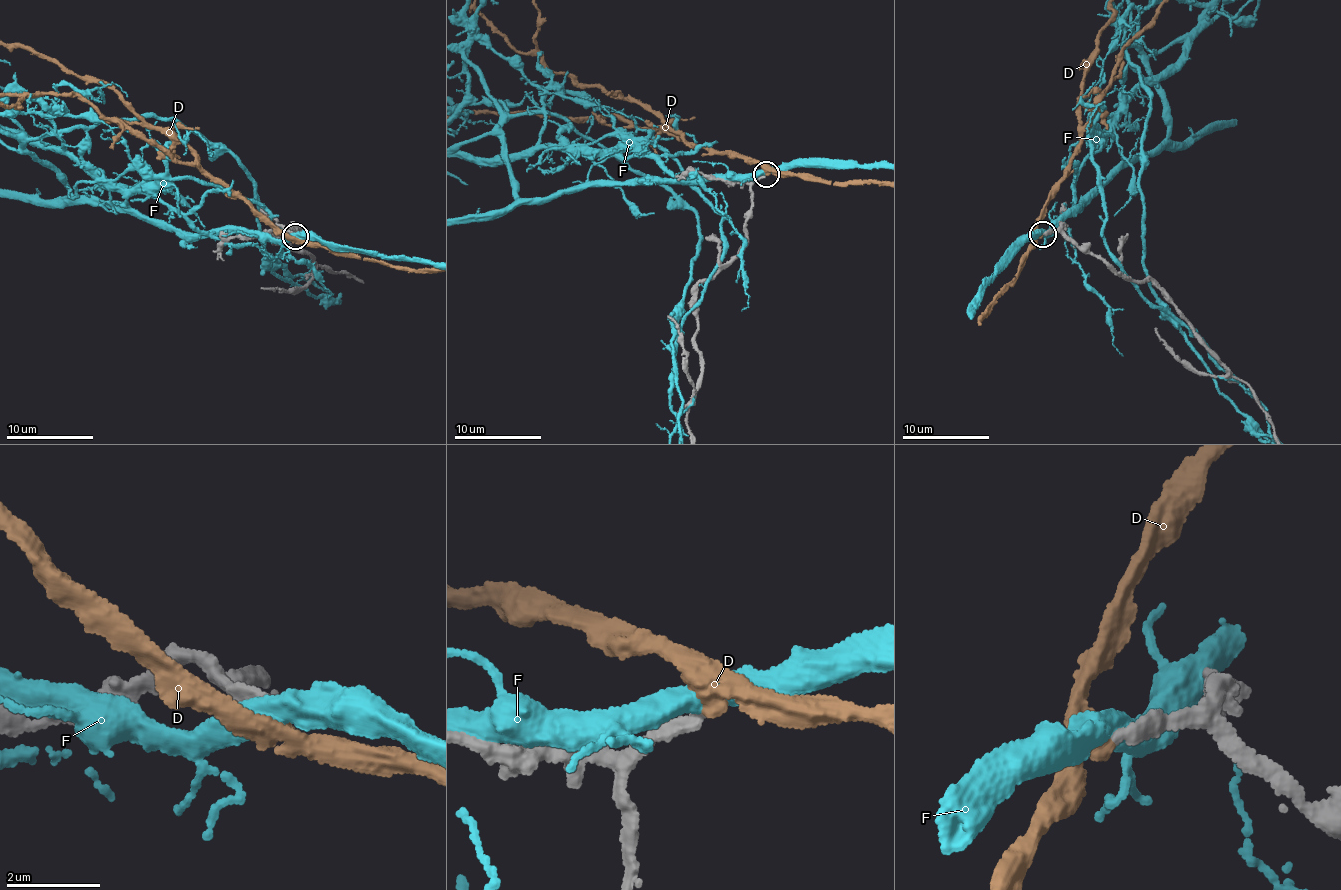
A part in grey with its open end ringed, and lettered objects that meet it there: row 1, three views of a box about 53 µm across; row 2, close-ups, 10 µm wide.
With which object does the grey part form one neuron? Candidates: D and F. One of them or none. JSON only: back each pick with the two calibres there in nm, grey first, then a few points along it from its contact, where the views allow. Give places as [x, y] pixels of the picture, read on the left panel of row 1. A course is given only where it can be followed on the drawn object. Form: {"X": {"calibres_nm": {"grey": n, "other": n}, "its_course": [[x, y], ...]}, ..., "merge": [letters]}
{"D": {"calibres_nm": {"grey": 240, "other": 280}}, "merge": ["D"]}

